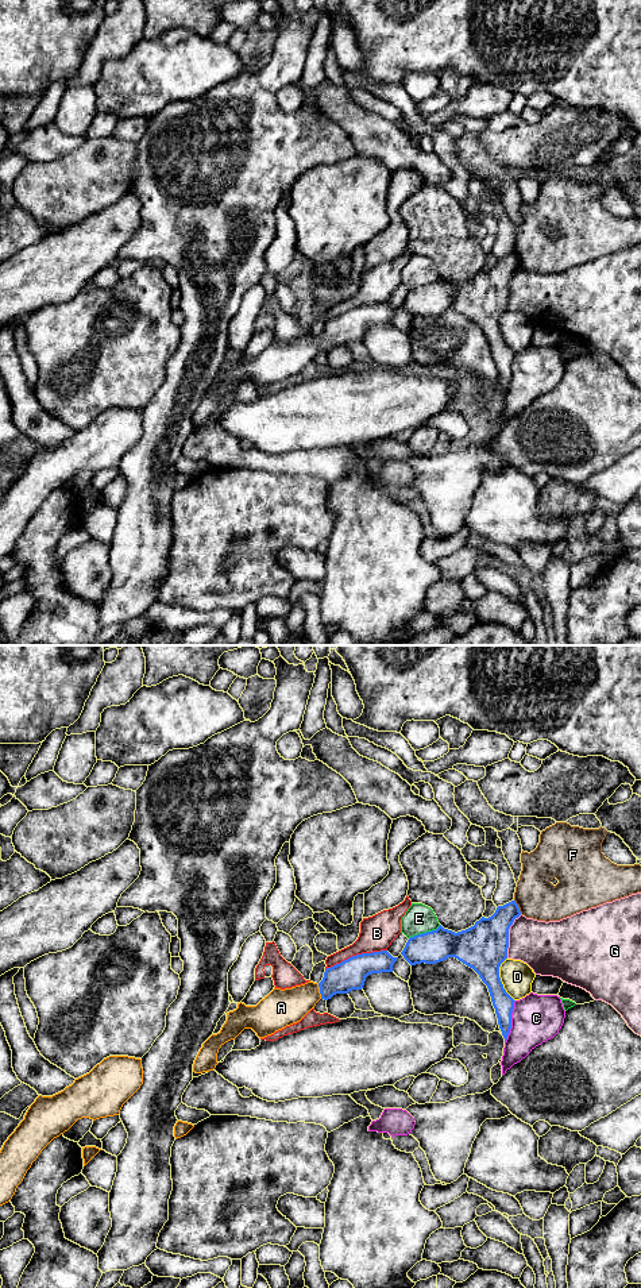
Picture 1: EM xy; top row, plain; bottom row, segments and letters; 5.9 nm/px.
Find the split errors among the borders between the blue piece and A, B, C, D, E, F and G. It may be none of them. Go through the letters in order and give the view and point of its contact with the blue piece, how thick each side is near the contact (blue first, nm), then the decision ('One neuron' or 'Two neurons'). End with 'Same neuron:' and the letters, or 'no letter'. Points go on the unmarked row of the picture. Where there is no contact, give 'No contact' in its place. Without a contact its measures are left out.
A: Touches blue at xy (320, 343). Thickness 180 nm (blue) against 220 nm. One neuron
B: Touches blue at xy (356, 307). Thickness 180 nm (blue) against 200 nm. Two neurons
C: Touches blue at xy (510, 374). Thickness 120 nm (blue) against 280 nm. Two neurons
D: Touches blue at xy (499, 331). Thickness 280 nm (blue) against 190 nm. Two neurons
E: Touches blue at xy (424, 285). Thickness 190 nm (blue) against 170 nm. Two neurons
F: Touches blue at xy (517, 258). Thickness 240 nm (blue) against 240 nm. Two neurons
G: Touches blue at xy (508, 288). Thickness 280 nm (blue) against 300 nm. Two neurons
Same neuron: A

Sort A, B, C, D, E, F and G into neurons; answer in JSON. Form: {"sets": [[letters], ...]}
{"sets": [["A"], ["B"], ["C"], ["D"], ["E"], ["F"], ["G"]]}

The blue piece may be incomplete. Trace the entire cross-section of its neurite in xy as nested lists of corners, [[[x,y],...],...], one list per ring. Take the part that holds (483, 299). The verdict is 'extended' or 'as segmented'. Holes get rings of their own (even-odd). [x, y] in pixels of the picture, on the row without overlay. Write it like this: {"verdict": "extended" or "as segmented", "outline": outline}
{"verdict": "as segmented", "outline": [[[511,252],[466,282],[455,285],[440,277],[436,282],[410,289],[401,304],[410,317],[455,309],[472,320],[489,340],[505,394],[515,352],[503,340],[499,319],[507,311],[509,281],[520,267],[518,257]]]}

